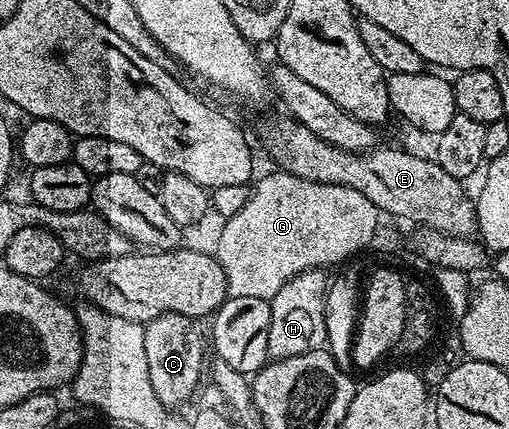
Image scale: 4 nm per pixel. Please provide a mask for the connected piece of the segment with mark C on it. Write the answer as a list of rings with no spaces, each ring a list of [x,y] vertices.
[[[162,313],[156,318],[152,318],[148,323],[144,325],[144,350],[146,352],[146,362],[148,362],[148,373],[150,375],[150,384],[154,388],[154,393],[156,393],[156,397],[160,399],[160,401],[169,409],[177,408],[176,405],[182,404],[194,391],[194,389],[198,385],[198,381],[200,379],[200,373],[202,371],[202,367],[206,365],[206,359],[204,363],[204,347],[206,351],[206,345],[202,343],[202,337],[197,329],[199,327],[197,322],[193,319],[186,317],[184,314],[180,313]]]

